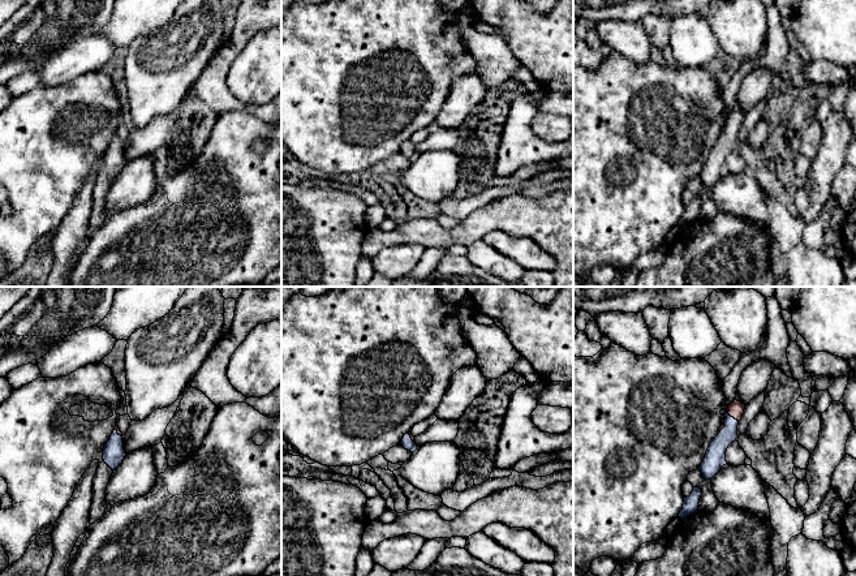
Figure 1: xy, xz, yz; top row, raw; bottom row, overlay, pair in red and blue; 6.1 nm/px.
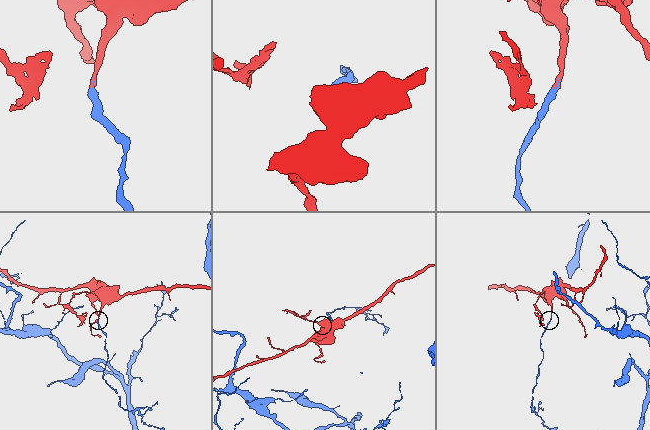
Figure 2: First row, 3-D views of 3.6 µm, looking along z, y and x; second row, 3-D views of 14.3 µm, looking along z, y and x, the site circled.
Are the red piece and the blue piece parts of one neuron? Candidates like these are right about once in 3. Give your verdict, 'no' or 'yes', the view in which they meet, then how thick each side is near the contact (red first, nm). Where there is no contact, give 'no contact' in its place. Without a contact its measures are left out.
no; meets red in yz; 100 nm thick on the red side, 120 nm on the other

